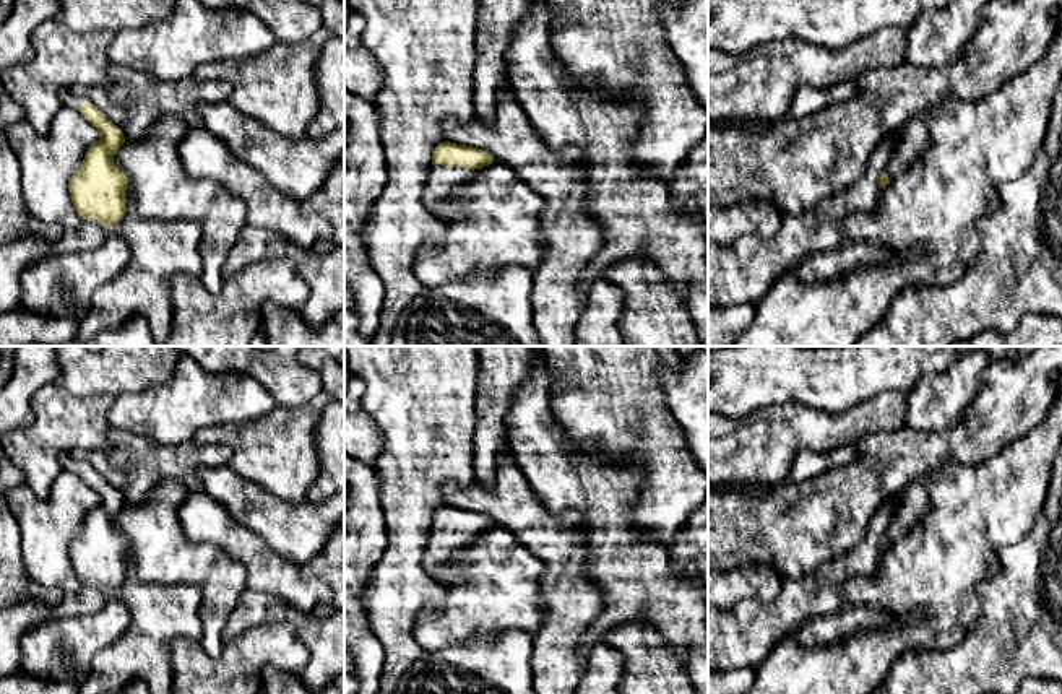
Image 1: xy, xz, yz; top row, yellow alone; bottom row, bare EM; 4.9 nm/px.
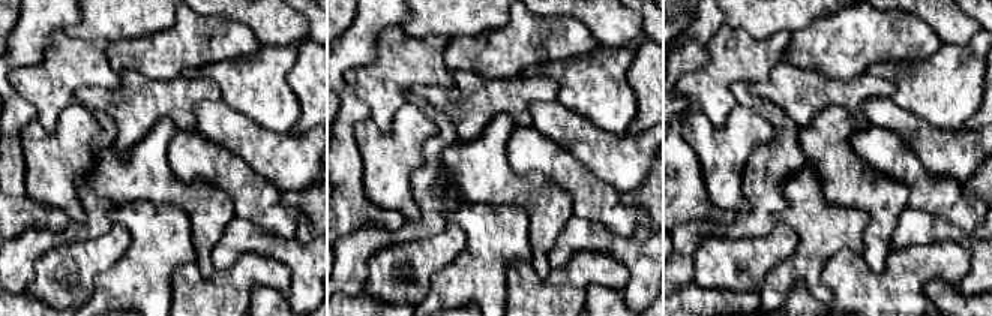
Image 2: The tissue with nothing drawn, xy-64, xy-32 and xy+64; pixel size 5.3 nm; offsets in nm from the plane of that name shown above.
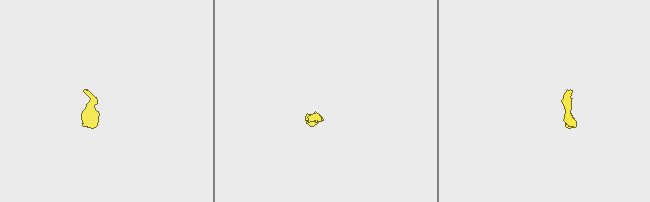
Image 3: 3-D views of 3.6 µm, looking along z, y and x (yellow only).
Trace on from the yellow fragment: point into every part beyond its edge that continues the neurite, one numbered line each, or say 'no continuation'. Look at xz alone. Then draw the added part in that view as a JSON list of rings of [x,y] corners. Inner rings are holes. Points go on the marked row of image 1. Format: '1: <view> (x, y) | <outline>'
1: xz (442, 181) | [[[432,164],[429,180],[422,192],[424,205],[435,210],[445,221],[458,219],[460,210],[450,202],[450,193],[456,187],[468,184],[479,171]]]

